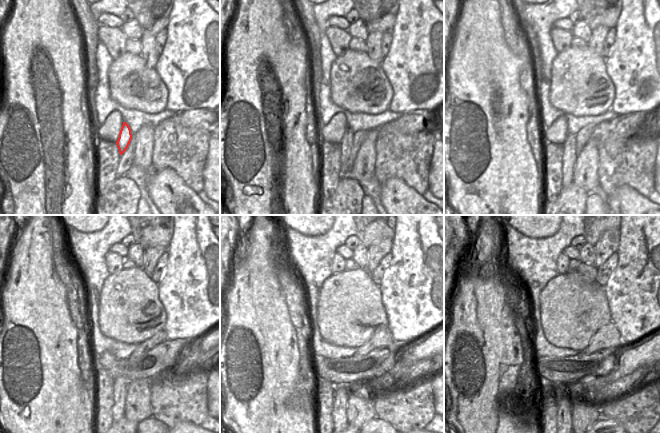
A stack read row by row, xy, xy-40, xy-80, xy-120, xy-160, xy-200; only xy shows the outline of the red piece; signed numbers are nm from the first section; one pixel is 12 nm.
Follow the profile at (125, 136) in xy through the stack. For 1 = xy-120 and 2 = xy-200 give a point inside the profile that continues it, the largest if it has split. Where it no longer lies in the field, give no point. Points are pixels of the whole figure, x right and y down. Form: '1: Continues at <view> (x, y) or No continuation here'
1: Continues at xy-120 (120, 385)
2: Continues at xy-200 (564, 402)

